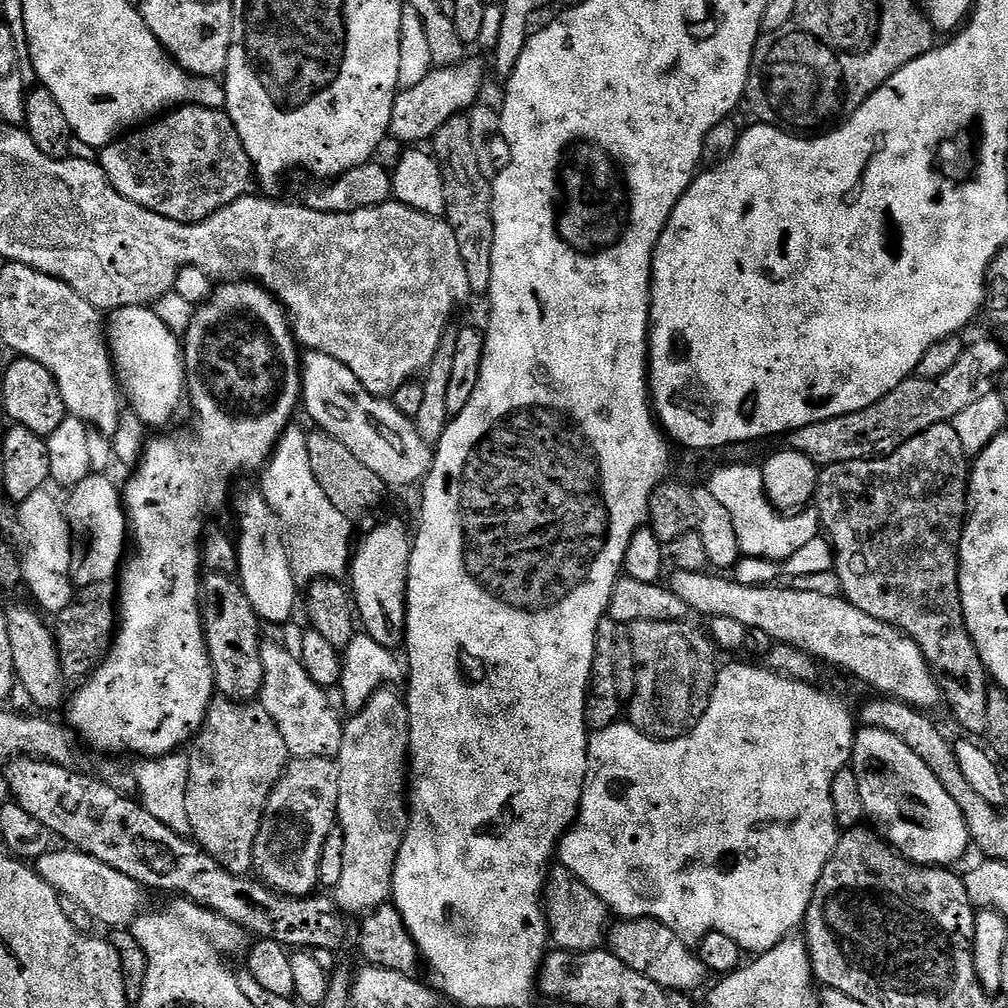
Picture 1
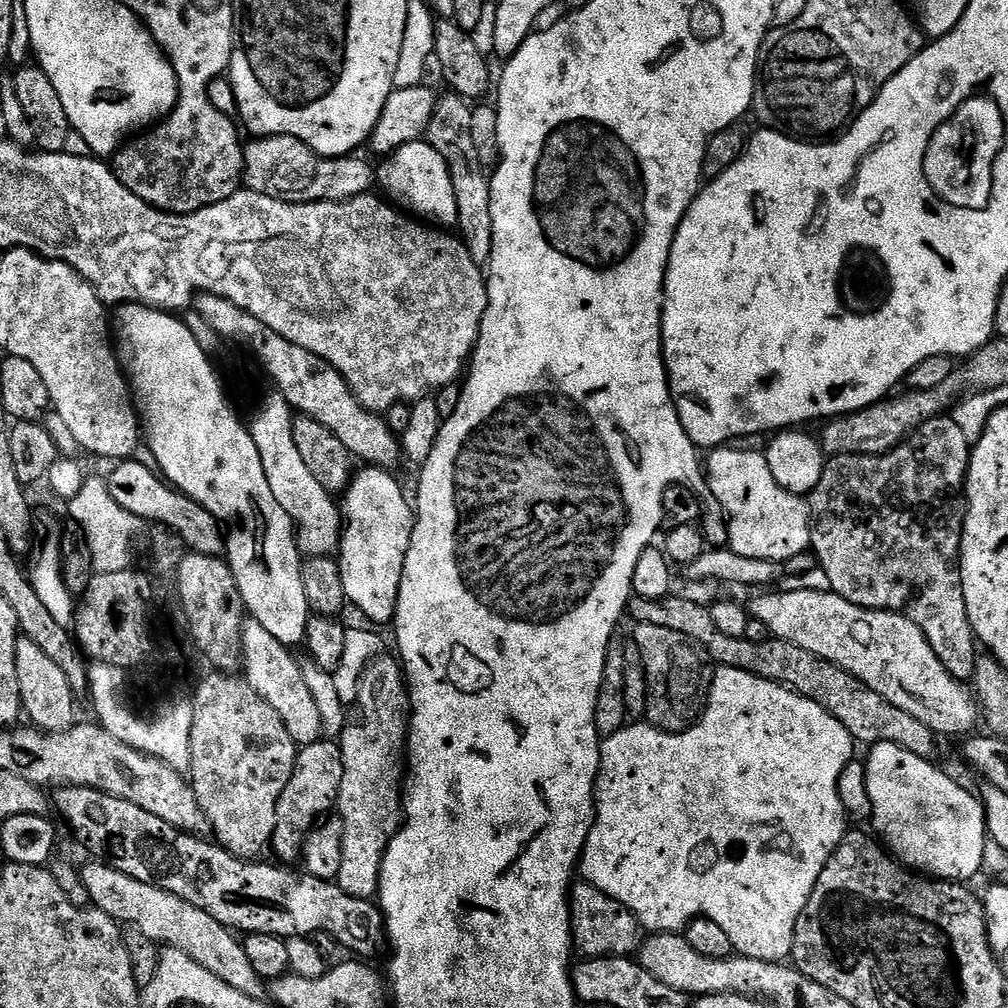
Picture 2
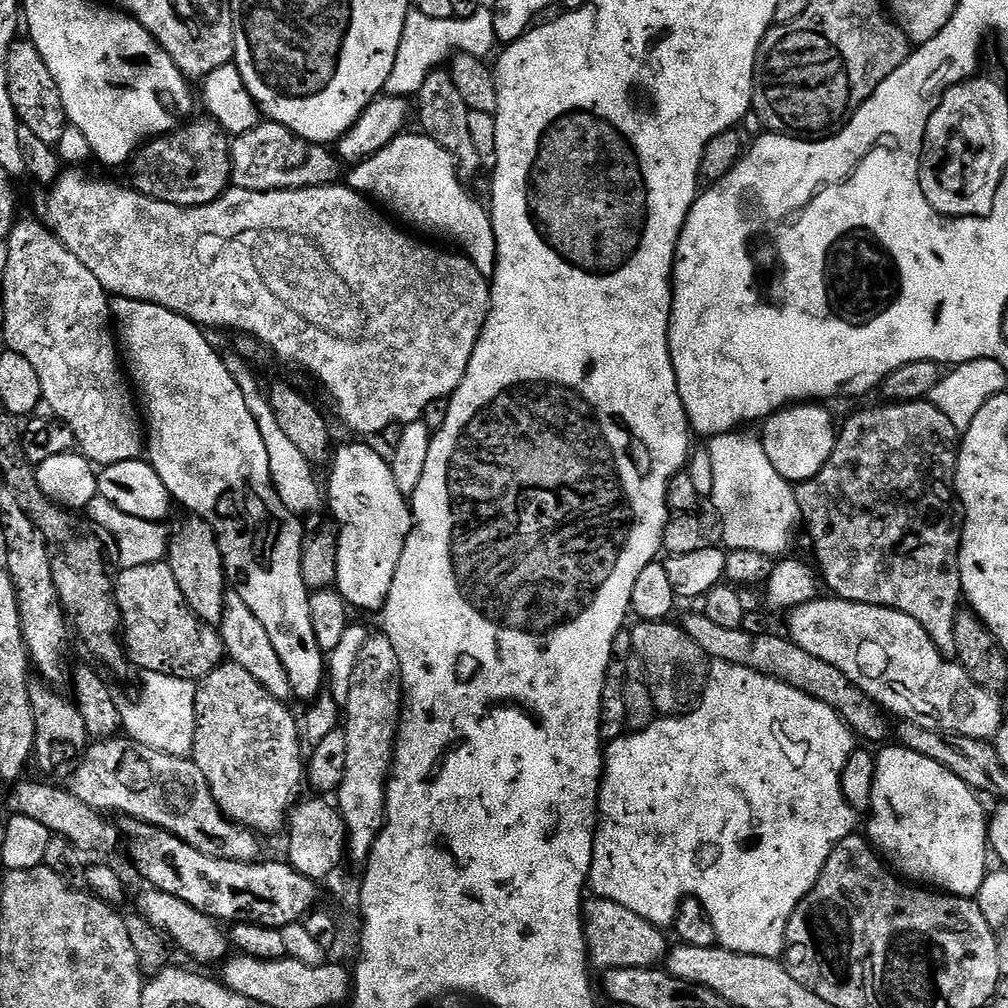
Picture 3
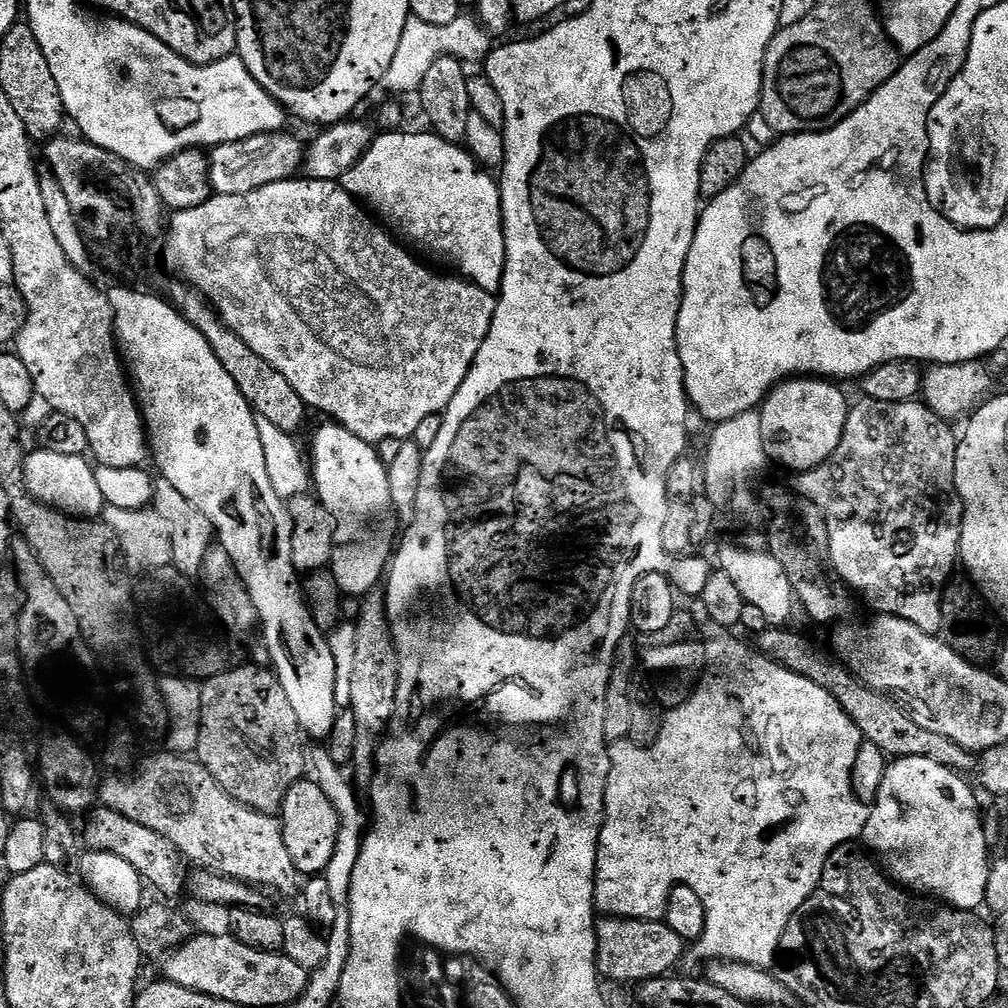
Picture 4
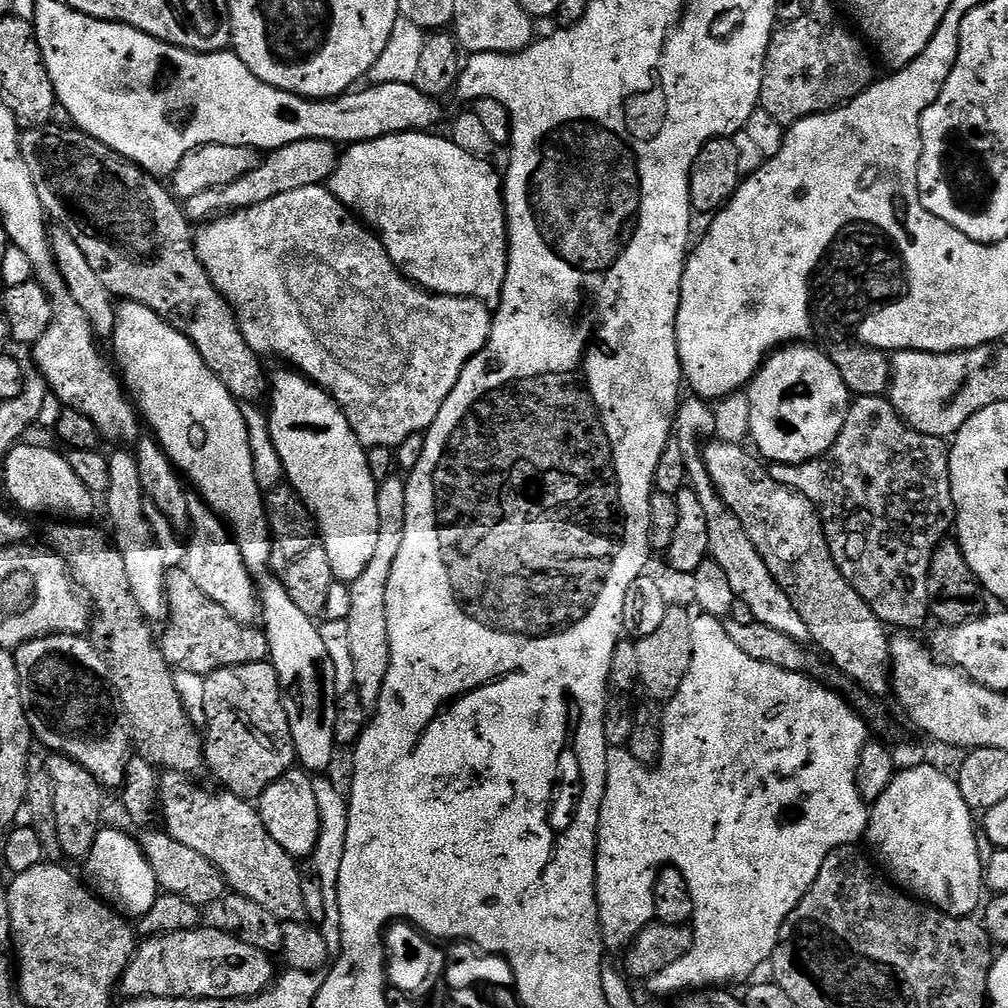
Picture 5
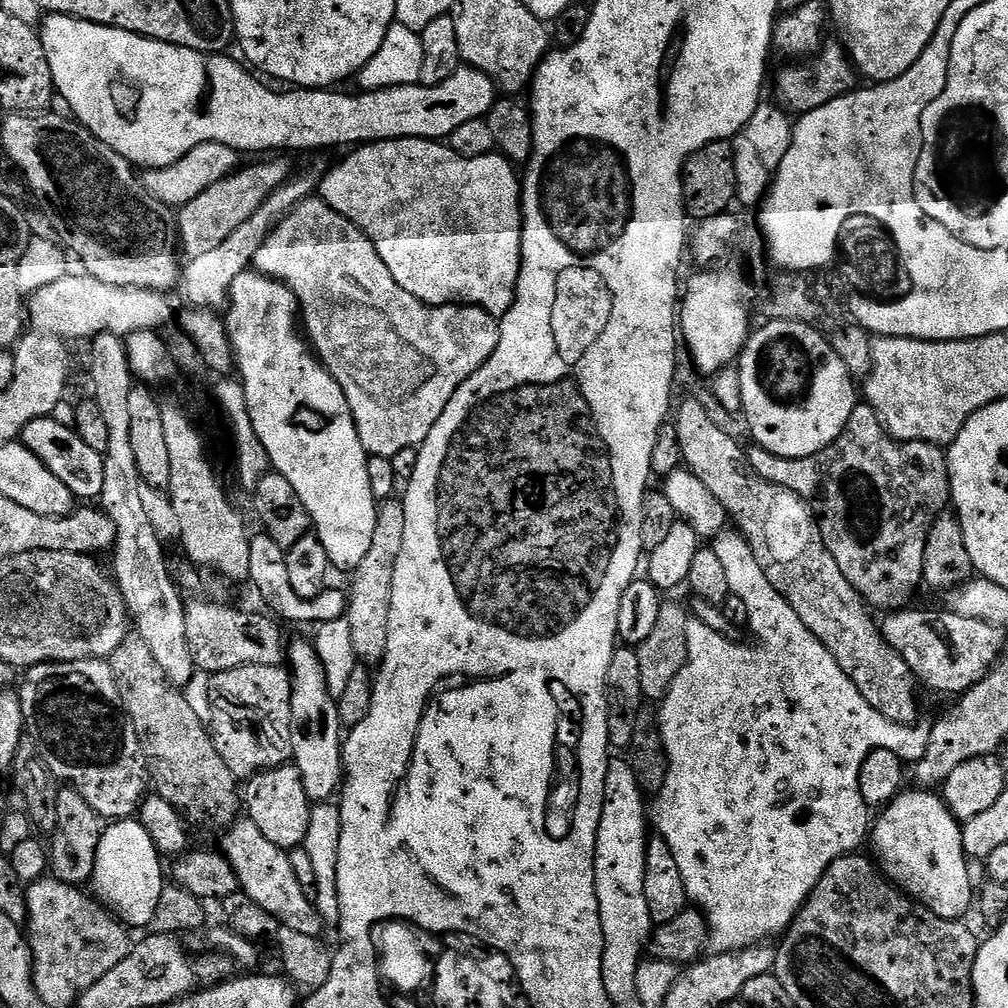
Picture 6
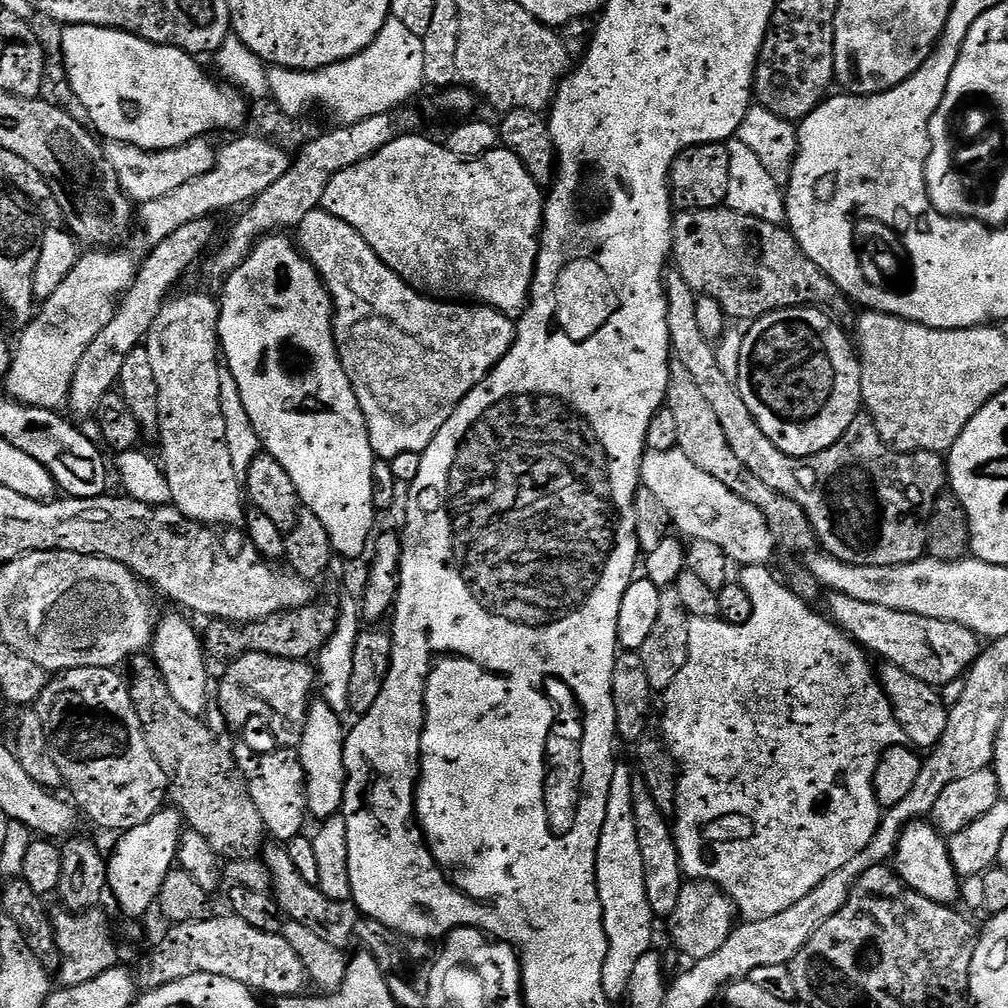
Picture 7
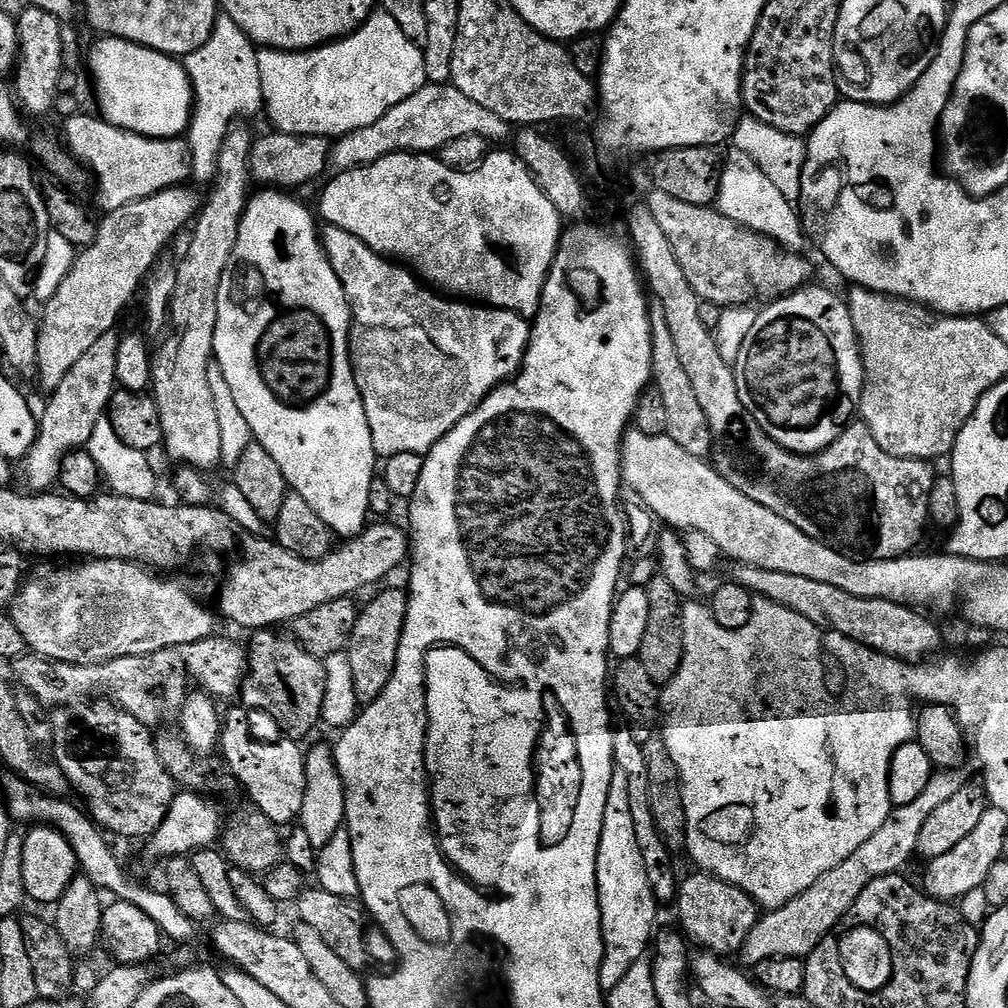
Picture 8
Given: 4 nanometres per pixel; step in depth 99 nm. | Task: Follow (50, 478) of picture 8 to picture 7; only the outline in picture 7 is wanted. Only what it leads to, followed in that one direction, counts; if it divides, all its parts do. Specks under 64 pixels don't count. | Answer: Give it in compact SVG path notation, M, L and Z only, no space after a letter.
M207 218L186 222L186 226L178 226L170 238L151 245L148 257L136 269L134 282L120 298L116 306L114 318L86 346L86 354L82 354L82 362L78 362L78 370L74 370L72 385L68 390L67 407L72 407L76 416L91 417L97 406L117 387L122 374L122 362L126 362L126 354L145 343L150 326L154 326L154 318L164 308L169 299L172 287L180 280L180 275L207 250L212 244L212 235L216 232L215 219Z

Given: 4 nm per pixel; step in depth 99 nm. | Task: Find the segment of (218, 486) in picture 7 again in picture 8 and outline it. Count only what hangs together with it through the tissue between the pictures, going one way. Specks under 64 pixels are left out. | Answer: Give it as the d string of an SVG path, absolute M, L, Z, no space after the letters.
M232 127L228 131L226 142L222 142L216 178L211 185L212 193L206 196L191 225L192 237L188 240L184 261L176 268L176 285L170 309L170 331L163 337L164 345L161 346L160 353L159 350L155 353L152 366L150 392L156 397L156 405L162 418L163 447L168 448L169 454L177 460L177 465L197 468L204 474L210 473L211 468L219 469L224 459L222 429L218 423L218 410L214 410L214 393L210 391L210 366L214 363L214 330L218 326L218 286L222 286L222 274L226 274L230 254L234 254L234 242L238 242L238 226L242 222L250 199L248 184L250 185L252 180L250 165L254 136L240 127Z

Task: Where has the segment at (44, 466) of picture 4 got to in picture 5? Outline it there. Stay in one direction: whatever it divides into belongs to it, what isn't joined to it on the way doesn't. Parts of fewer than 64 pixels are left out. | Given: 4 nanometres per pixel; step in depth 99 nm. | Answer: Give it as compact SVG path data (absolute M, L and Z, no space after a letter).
M21 442L3 457L4 484L8 487L8 496L25 513L57 512L57 517L71 518L76 522L84 522L96 508L97 497L74 474L67 455L59 456L48 448L35 448L32 444Z

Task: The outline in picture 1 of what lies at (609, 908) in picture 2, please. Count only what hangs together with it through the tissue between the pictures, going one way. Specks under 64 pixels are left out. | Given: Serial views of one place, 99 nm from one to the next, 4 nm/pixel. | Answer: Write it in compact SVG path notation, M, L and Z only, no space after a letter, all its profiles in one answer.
M556 866L548 873L548 882L544 886L544 916L548 919L550 940L562 952L594 952L605 943L606 933L610 927L610 910L590 886L586 886L578 877L567 872L563 866Z

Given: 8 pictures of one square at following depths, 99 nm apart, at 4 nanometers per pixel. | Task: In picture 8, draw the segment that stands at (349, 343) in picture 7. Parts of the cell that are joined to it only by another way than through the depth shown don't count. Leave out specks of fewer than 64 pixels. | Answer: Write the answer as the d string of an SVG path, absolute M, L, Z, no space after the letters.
M333 224L323 229L322 243L330 266L334 266L334 274L338 274L338 282L342 282L346 290L352 311L352 334L348 341L350 362L362 394L366 422L370 422L377 457L398 454L423 457L490 393L513 379L524 367L524 356L532 337L532 324L525 317L501 308L453 302L421 283L407 267L379 256L362 238L354 238L354 234Z

